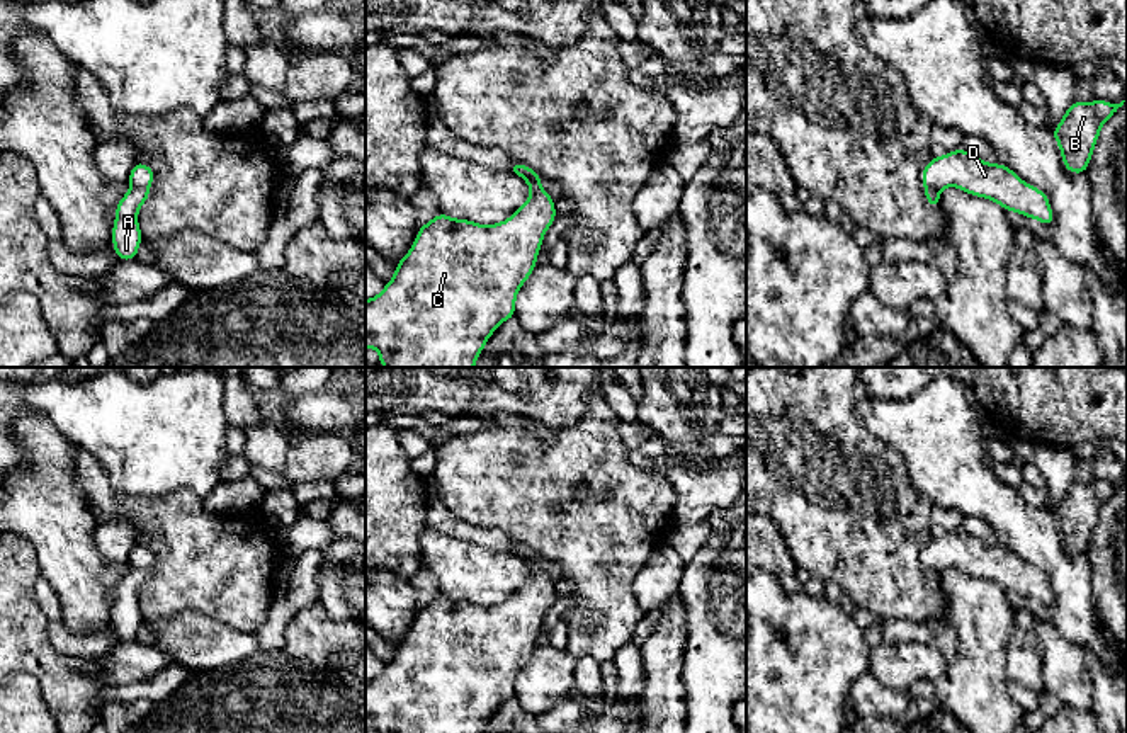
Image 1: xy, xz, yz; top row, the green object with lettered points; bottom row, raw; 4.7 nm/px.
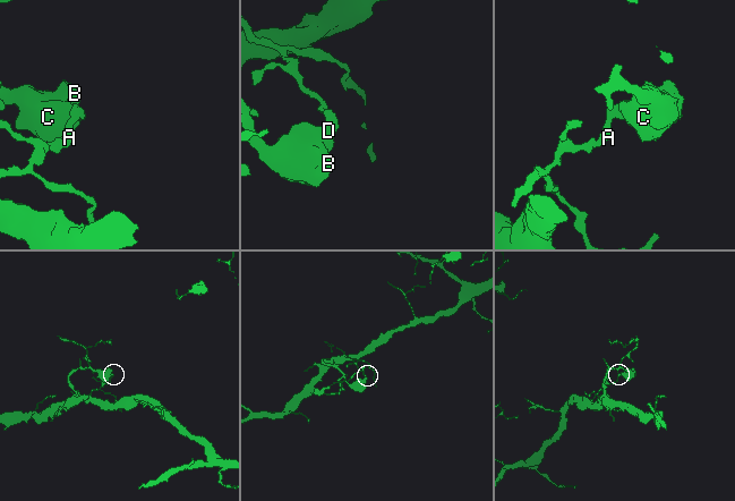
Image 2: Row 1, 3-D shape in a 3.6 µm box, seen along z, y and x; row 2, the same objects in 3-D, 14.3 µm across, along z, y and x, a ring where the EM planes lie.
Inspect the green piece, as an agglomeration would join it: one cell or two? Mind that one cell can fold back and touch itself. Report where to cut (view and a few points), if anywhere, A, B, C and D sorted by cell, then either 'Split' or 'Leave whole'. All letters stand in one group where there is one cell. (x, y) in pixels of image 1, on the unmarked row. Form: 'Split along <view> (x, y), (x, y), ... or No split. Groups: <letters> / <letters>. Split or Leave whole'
Split along xz (522, 556), (539, 560). Groups: A / B C D. Split

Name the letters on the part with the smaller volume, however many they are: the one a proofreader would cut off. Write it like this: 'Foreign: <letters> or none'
Foreign: A

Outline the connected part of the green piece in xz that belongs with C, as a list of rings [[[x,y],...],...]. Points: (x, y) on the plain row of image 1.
[[[522,558],[530,578],[505,602],[478,605],[439,594],[420,607],[408,634],[396,645],[384,670],[365,680],[365,730],[377,733],[483,733],[488,719],[507,701],[515,699],[518,670],[537,648],[537,636],[549,607],[558,599],[541,560]]]

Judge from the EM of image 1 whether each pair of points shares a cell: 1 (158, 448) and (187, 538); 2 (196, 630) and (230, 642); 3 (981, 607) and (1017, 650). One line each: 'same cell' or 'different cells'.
1: different cells
2: same cell
3: different cells

